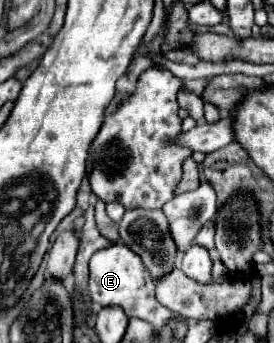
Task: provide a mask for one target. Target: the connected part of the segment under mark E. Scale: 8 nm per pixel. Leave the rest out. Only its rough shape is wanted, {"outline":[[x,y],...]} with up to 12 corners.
{"outline":[[122,242],[90,260],[90,298],[162,326],[148,268]]}

